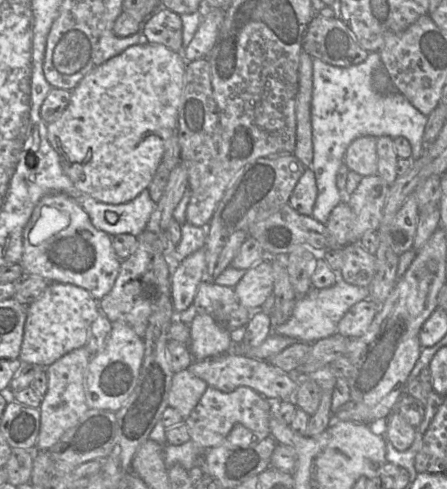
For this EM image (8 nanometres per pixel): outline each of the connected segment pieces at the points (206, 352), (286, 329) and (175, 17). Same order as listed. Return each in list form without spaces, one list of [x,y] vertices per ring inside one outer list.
[[[200,313],[190,323],[189,350],[194,360],[204,360],[233,350],[230,330],[210,315]]]
[[[338,275],[338,280],[333,286],[321,289],[312,287],[307,294],[298,297],[290,319],[281,325],[274,326],[272,332],[294,338],[299,342],[314,343],[337,333],[338,323],[344,314],[353,305],[369,297],[368,287],[349,284]]]
[[[160,7],[144,21],[141,33],[144,42],[163,45],[174,52],[182,52],[182,29],[180,15]]]

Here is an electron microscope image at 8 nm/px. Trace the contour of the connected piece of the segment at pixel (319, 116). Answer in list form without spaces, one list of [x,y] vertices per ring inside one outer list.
[[[369,52],[365,61],[349,67],[333,66],[313,58],[311,122],[314,154],[309,168],[315,174],[318,194],[311,216],[323,224],[327,223],[331,211],[345,199],[344,193],[337,187],[336,176],[344,163],[346,149],[356,138],[405,137],[411,145],[413,160],[423,153],[423,135],[428,117],[398,90],[380,93],[374,89],[373,74],[382,65],[379,52]]]

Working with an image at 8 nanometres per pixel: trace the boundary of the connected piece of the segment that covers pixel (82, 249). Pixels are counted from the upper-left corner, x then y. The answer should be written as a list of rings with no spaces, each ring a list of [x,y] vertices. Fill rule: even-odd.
[[[63,193],[44,196],[33,210],[23,231],[23,255],[19,262],[24,276],[39,276],[50,282],[73,284],[87,290],[97,301],[107,295],[119,274],[121,261],[114,249],[112,237],[95,228],[88,213],[72,197]],[[45,206],[54,207],[69,217],[69,225],[41,243],[31,242],[29,235]]]

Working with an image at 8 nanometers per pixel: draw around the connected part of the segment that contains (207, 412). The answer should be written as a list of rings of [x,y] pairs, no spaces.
[[[208,386],[196,407],[185,419],[190,440],[203,448],[218,446],[237,424],[243,425],[259,436],[268,436],[272,404],[250,387],[240,386],[232,392],[222,392]]]

